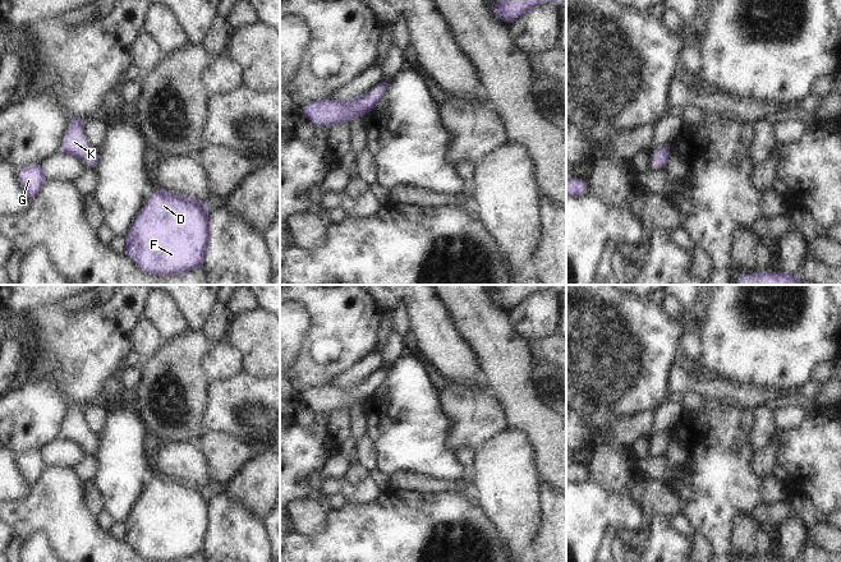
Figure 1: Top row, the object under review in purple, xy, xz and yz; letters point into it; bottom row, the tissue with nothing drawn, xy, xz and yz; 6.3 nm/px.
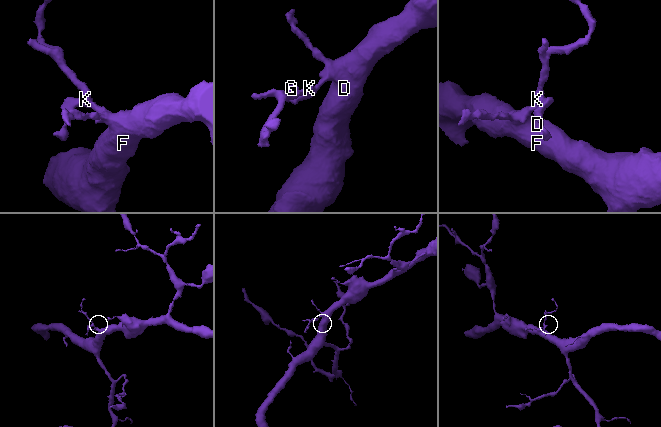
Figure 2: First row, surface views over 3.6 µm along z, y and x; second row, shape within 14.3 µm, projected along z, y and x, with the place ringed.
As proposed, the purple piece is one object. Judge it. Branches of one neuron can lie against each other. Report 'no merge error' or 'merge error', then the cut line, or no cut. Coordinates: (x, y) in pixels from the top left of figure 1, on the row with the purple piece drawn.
no merge error; no cut

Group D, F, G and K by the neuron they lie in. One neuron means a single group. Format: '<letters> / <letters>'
D F G K

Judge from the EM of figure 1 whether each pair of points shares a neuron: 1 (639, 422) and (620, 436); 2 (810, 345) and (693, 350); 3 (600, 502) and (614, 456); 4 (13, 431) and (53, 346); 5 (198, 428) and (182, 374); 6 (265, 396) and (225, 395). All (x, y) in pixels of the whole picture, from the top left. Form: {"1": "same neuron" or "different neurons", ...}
{"1": "same neuron", "2": "different neurons", "3": "different neurons", "4": "same neuron", "5": "same neuron", "6": "same neuron"}

